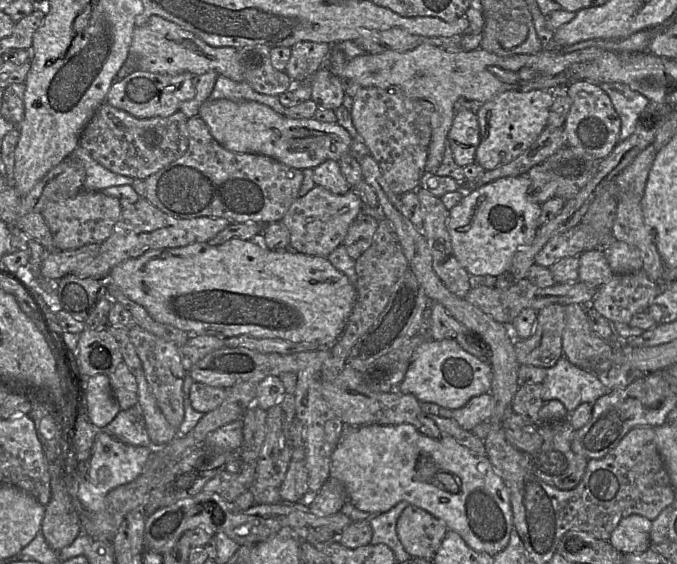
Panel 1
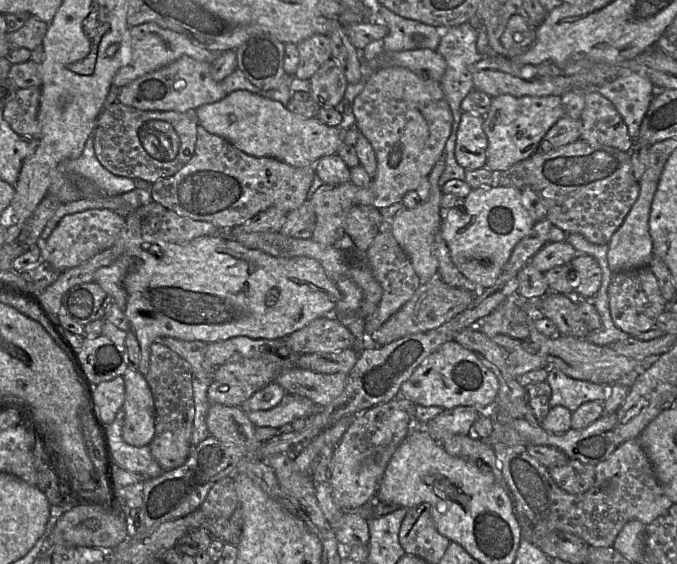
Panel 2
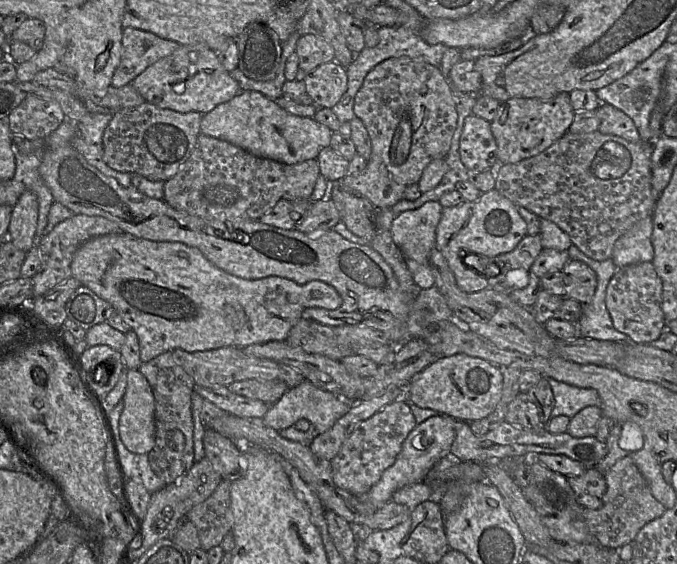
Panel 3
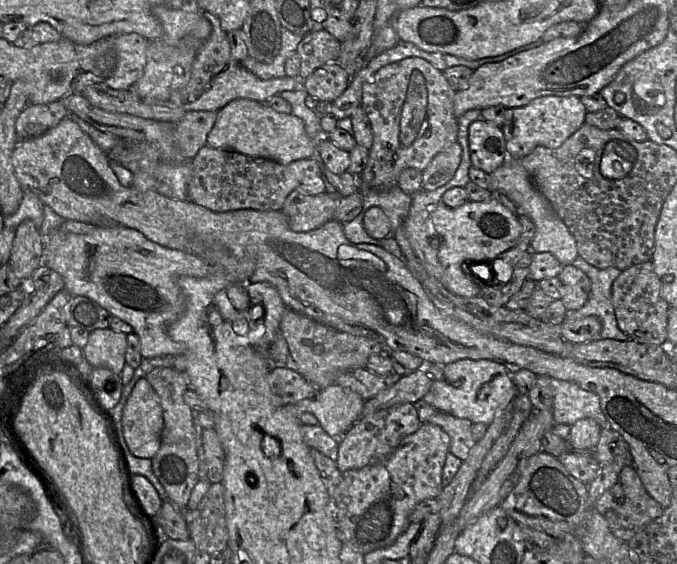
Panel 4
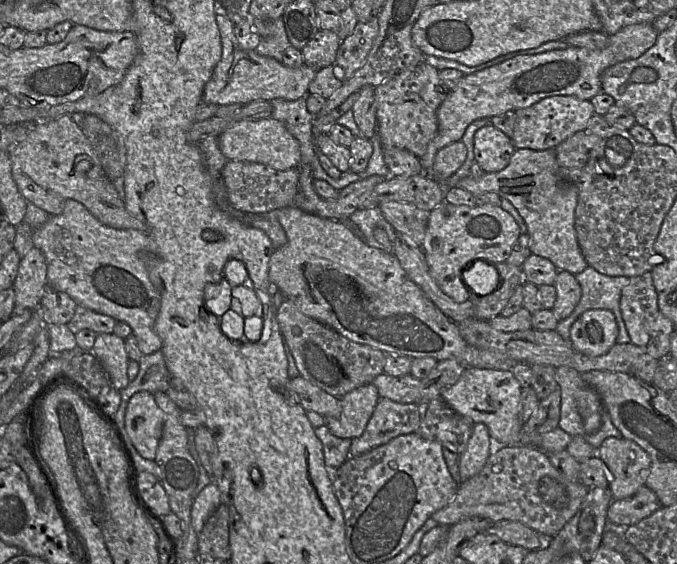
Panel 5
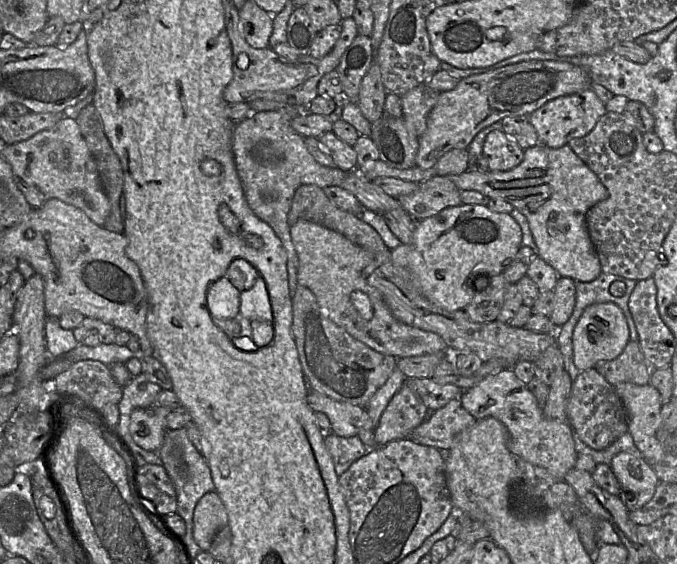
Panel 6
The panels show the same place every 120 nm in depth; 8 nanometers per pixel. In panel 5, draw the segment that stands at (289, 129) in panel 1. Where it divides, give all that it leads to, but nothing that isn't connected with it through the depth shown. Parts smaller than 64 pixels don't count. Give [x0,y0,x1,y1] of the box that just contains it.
[218,117,301,171]

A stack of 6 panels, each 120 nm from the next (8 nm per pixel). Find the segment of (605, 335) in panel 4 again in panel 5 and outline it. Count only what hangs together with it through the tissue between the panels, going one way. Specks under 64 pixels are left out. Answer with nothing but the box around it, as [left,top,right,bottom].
[555,265,631,343]

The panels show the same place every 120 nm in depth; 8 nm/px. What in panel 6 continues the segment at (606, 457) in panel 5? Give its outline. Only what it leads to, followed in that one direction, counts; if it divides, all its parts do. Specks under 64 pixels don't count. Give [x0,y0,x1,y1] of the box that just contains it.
[609,452,660,511]

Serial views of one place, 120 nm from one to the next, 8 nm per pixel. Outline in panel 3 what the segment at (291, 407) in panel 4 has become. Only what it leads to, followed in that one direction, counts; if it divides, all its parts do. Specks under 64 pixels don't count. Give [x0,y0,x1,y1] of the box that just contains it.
[262,379,351,434]

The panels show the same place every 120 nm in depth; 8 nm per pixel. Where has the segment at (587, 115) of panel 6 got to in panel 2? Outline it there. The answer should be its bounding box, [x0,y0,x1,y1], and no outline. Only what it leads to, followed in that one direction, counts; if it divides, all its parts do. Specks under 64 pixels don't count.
[483,95,565,172]

